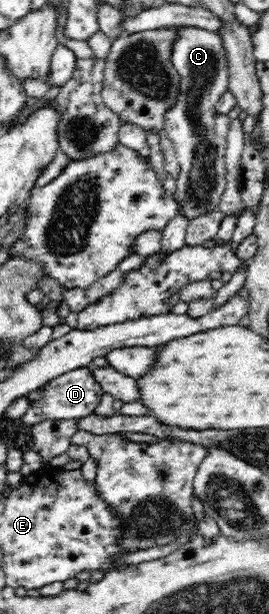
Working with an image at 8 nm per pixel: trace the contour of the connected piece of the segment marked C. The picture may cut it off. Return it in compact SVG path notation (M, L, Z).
M185 27L174 51L174 66L180 72L179 100L167 113L164 132L174 142L178 165L174 199L181 219L190 223L202 216L220 212L220 201L227 188L226 136L229 118L214 112L220 95L227 89L228 70L217 34Z

